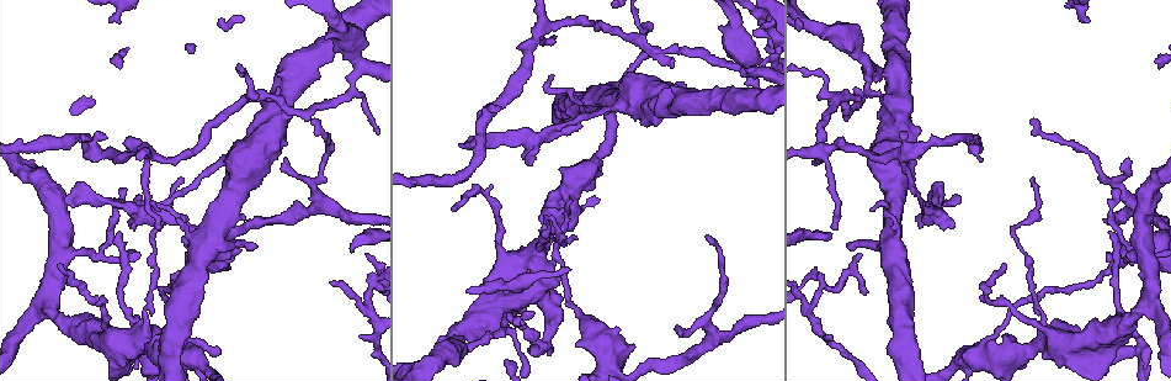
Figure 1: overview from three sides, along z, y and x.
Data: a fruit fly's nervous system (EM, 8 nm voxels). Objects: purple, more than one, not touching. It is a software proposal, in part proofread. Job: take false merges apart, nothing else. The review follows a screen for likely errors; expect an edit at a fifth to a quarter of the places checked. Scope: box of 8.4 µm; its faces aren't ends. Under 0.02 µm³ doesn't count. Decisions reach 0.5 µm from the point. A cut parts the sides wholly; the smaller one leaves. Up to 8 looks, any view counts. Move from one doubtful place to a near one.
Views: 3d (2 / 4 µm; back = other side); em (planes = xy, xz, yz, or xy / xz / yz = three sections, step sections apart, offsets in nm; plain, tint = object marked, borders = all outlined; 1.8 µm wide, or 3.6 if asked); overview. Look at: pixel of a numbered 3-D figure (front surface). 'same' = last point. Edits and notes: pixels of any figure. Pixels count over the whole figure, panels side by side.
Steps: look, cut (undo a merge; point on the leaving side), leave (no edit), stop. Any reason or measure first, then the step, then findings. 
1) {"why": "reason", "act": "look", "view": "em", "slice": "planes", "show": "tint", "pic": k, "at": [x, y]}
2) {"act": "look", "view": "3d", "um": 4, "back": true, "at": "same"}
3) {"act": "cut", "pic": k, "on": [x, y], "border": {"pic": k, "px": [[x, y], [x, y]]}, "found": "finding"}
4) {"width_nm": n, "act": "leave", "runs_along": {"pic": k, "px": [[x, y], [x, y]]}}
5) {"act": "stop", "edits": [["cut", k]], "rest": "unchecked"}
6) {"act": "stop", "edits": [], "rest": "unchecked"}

{"act": "look", "view": "3d", "um": 4, "pic": 1, "at": [1133, 256]}

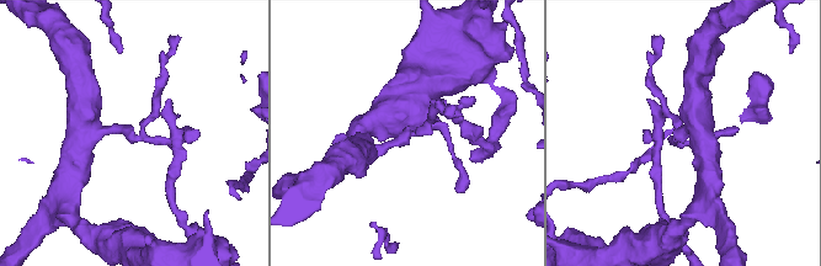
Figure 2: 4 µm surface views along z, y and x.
{"why": "now the EM", "act": "look", "view": "em", "slice": "xy", "step": 4, "show": "tint", "pic": 2, "at": [681, 133]}

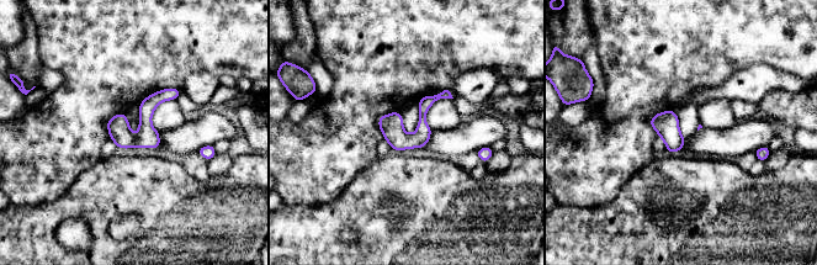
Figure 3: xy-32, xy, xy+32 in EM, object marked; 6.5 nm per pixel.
{"why": "cut it another way", "act": "look", "view": "em", "slice": "planes", "show": "borders", "at": "same"}

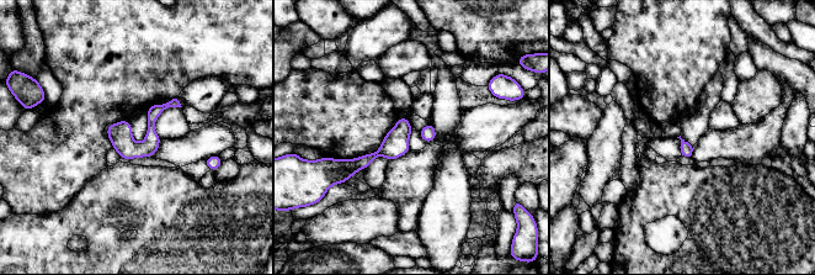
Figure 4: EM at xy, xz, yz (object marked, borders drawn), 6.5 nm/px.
{"act": "leave", "runs_along": {"pic": 4, "px": [[405, 122], [381, 152], [342, 163]]}, "found": "one cell here"}

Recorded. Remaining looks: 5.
{"why": "thin neck", "act": "look", "view": "em", "slice": "xz", "step": 8, "show": "tint", "pic": 1, "at": [1136, 352]}

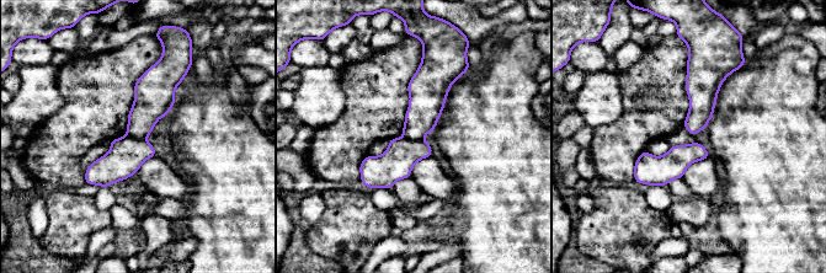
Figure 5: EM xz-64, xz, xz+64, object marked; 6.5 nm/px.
{"why": "another direction", "act": "look", "view": "em", "slice": "planes", "show": "tint", "at": "same"}

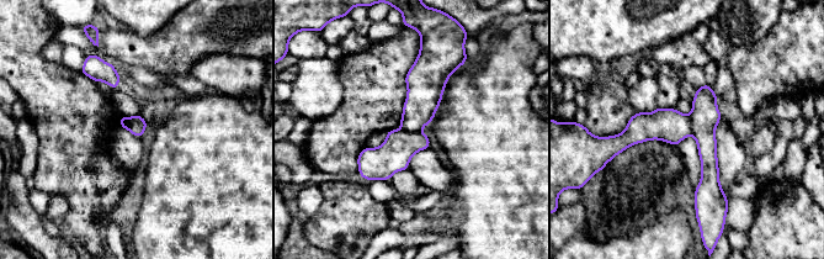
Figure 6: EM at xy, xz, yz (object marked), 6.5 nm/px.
{"act": "cut", "pic": 6, "on": [705, 116], "part_leaving": {"pic": 6, "px": [[706, 88], [708, 190], [701, 201]]}, "found": "a second cell is stuck on"}

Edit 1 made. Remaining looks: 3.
{"why": "see it whole again", "act": "look", "view": "overview"}

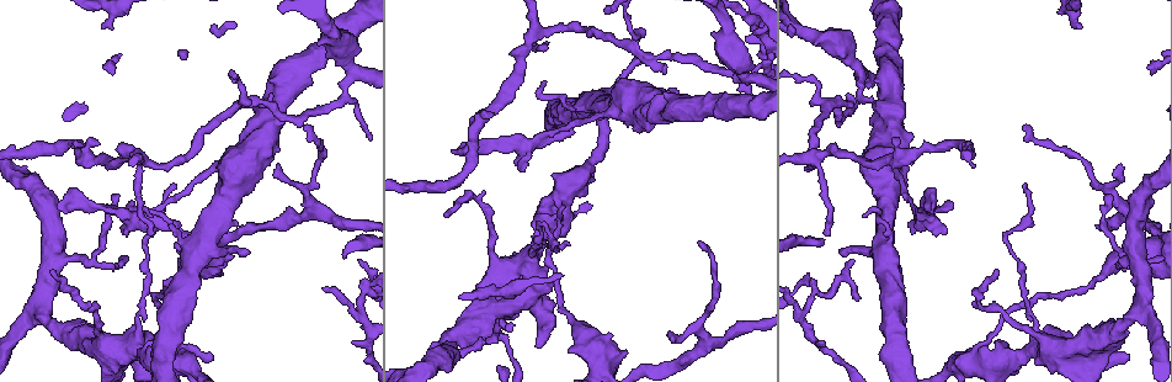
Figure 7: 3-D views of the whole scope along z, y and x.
{"why": "sudden change in width", "act": "look", "view": "em", "slice": "planes", "show": "tint", "pic": 7, "at": [539, 138]}

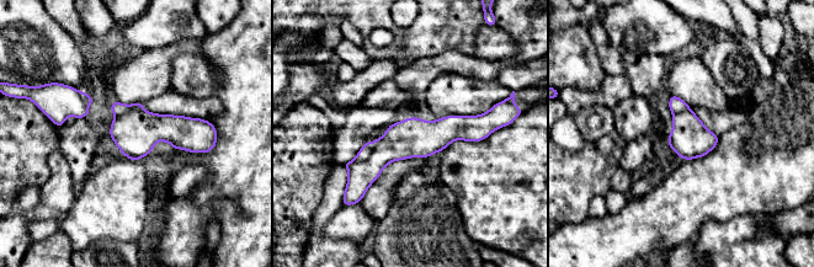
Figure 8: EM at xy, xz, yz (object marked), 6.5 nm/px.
{"act": "cut", "pic": 8, "on": [402, 140], "found": "a second cell is stuck on"}

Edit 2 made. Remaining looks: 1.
{"act": "stop", "edits": [["cut", 6], ["cut", 8]], "rest": "unchecked"}

